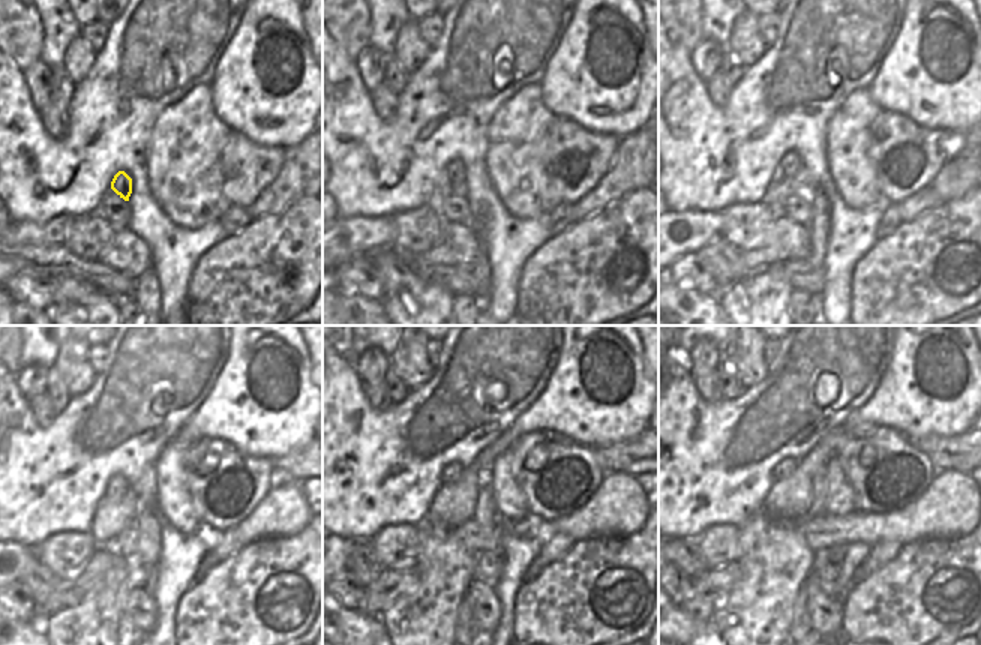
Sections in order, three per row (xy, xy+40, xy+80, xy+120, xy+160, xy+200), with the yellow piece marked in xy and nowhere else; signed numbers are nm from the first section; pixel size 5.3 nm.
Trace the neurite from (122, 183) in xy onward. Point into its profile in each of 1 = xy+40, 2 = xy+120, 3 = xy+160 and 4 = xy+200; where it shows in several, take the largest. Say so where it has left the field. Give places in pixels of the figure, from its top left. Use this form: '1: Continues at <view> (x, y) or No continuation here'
1: Continues at xy+40 (455, 170)
2: Continues at xy+120 (117, 486)
3: Continues at xy+160 (452, 473)
4: Continues at xy+200 (782, 470)

